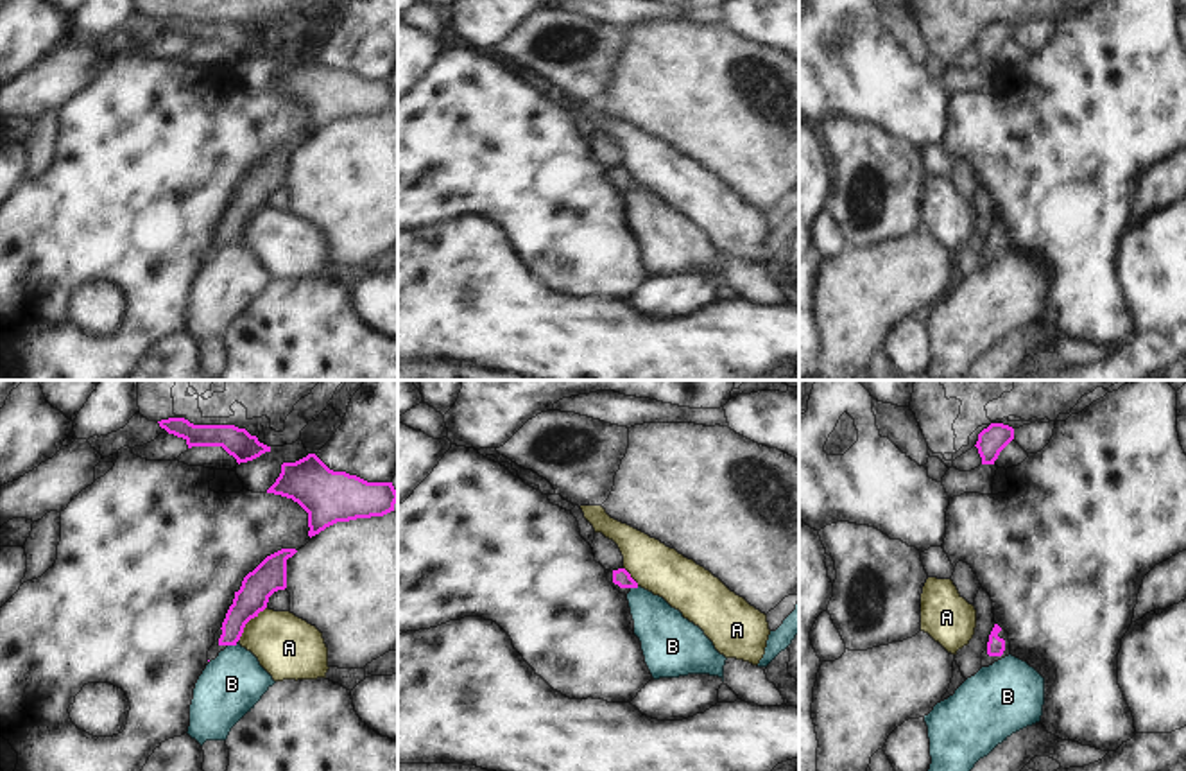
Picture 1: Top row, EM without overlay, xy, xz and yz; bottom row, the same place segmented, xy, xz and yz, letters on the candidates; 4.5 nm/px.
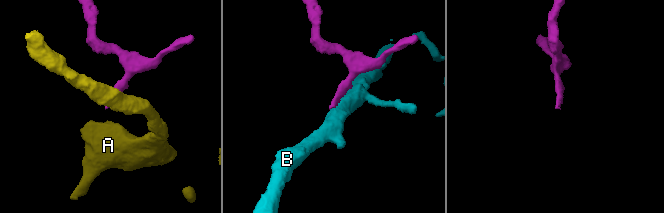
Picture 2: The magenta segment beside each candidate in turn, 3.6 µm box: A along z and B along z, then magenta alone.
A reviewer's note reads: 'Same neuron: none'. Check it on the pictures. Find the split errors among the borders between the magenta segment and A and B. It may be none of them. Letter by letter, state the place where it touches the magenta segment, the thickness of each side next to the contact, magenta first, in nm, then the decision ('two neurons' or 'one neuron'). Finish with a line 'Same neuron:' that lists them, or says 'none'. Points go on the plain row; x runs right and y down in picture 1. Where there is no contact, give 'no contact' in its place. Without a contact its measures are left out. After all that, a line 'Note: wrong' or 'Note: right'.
A: meets magenta in xy at (248, 219); 150 nm thick on the magenta side, 280 nm on the other; two neurons
B: meets magenta in xy at (232, 242); 140 nm thick on the magenta side, 280 nm on the other; two neurons
Same neuron: none
Note: right

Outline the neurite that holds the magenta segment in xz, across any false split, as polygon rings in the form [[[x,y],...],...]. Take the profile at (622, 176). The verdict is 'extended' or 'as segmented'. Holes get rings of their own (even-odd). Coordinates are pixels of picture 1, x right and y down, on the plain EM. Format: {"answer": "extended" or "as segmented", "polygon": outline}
{"answer": "extended", "polygon": [[[622,165],[618,169],[607,170],[607,179],[620,190],[629,192],[632,186],[638,186],[638,181],[631,176],[631,172]]]}

